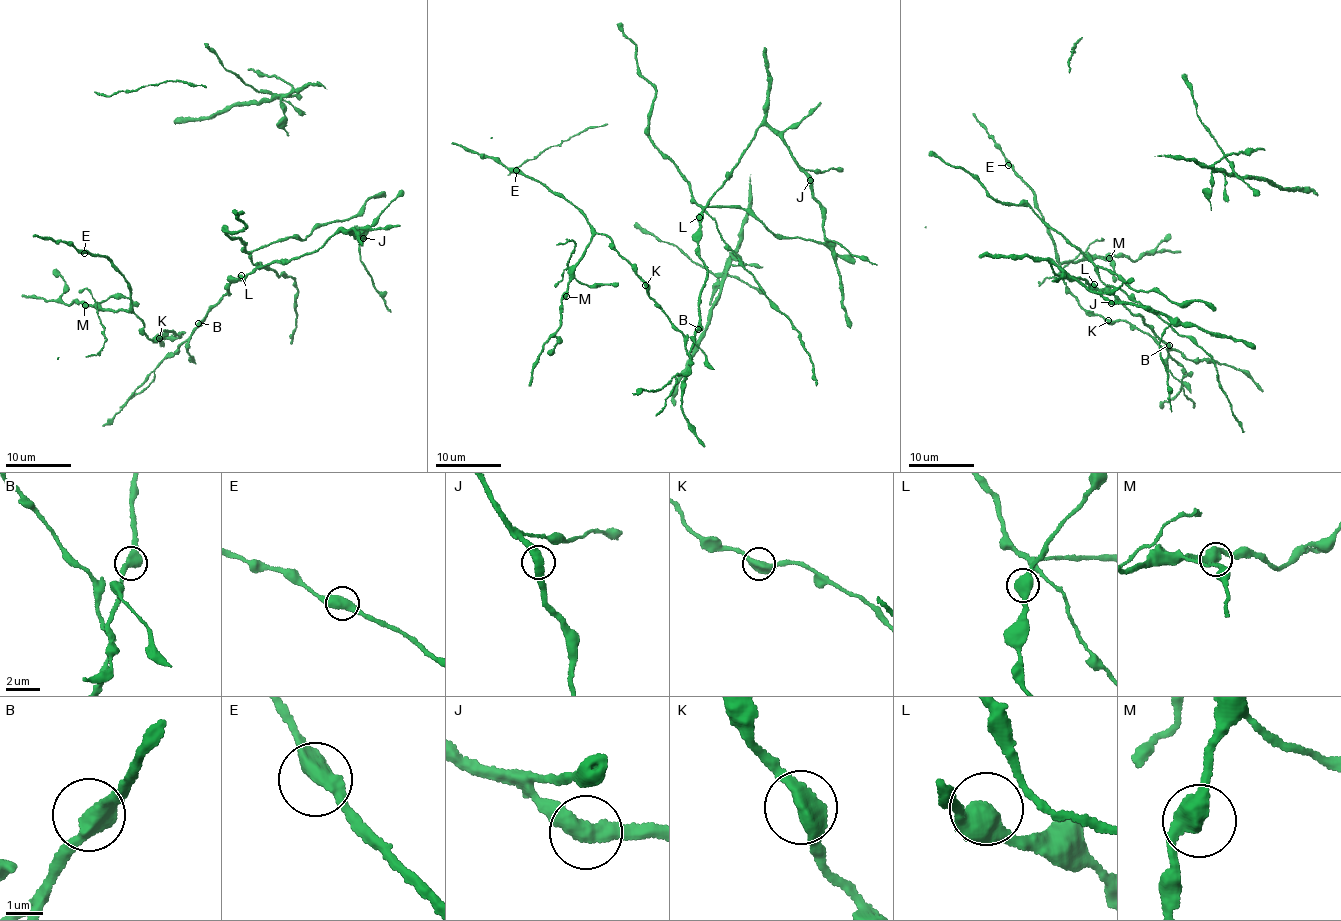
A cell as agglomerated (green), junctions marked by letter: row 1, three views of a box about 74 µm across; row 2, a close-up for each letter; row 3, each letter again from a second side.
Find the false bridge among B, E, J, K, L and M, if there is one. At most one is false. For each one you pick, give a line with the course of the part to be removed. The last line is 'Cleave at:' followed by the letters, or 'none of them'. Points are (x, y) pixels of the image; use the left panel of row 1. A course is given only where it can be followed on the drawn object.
Cleave at: none of them

